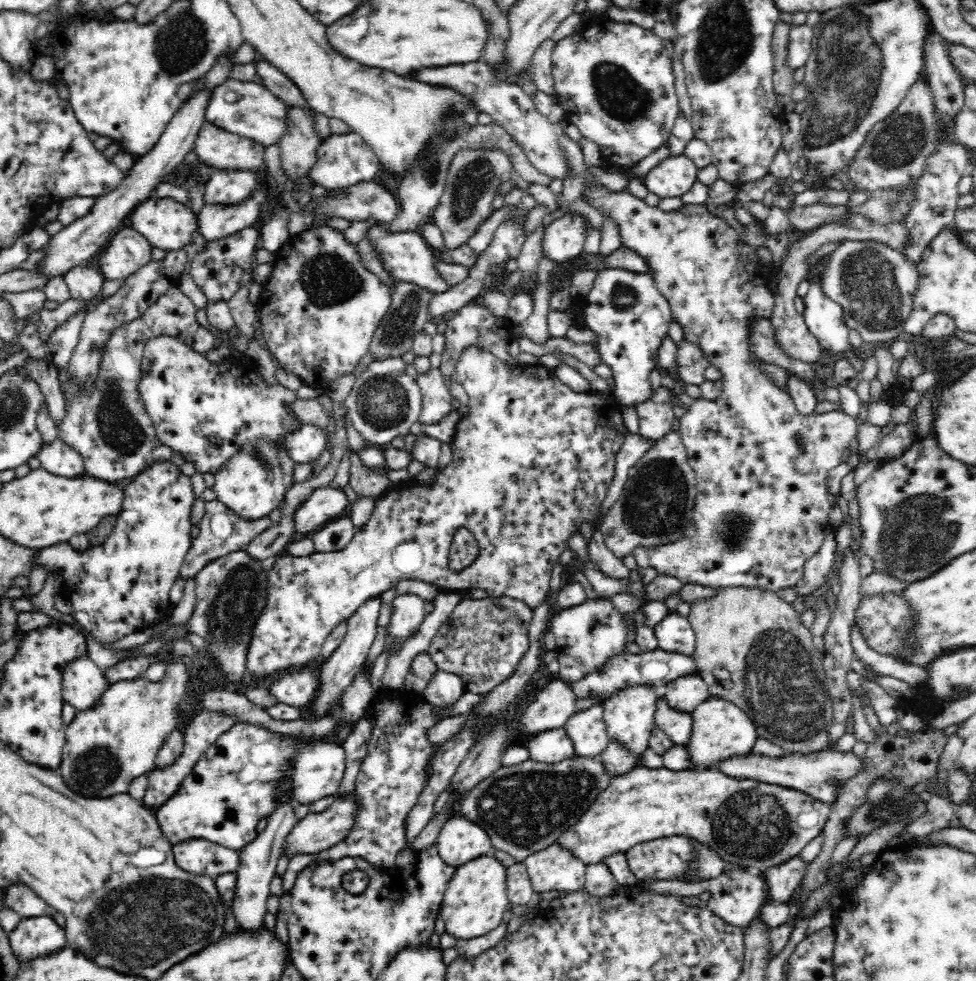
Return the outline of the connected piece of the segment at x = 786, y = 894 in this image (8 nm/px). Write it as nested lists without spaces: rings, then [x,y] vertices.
[[[792,857],[760,872],[766,881],[767,900],[787,903],[801,886],[806,867],[800,857]]]

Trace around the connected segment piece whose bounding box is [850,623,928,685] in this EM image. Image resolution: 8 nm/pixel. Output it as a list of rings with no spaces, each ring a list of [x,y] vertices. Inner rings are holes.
[[[855,623],[850,626],[850,639],[857,658],[874,672],[898,678],[910,685],[920,685],[928,680],[928,672],[924,668],[912,666],[910,662],[904,662],[904,660],[898,660],[892,655],[880,654],[871,649],[863,639],[859,626]]]

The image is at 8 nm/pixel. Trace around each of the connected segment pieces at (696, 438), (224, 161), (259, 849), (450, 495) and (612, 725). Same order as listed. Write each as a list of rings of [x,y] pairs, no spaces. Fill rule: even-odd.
[[[588,187],[586,190],[583,190],[582,197],[600,213],[609,212],[609,216],[618,221],[622,245],[637,252],[648,261],[654,282],[657,284],[658,290],[670,303],[671,315],[683,328],[683,336],[702,348],[705,356],[711,360],[713,366],[723,375],[723,391],[715,401],[696,401],[691,404],[687,411],[677,415],[680,423],[681,438],[688,454],[688,463],[695,471],[697,481],[697,496],[692,520],[690,520],[690,524],[686,526],[680,538],[670,542],[670,544],[636,546],[632,550],[632,555],[635,557],[637,565],[644,569],[652,568],[658,575],[674,576],[680,579],[682,584],[701,584],[702,586],[710,586],[715,589],[720,589],[721,587],[746,587],[776,592],[783,588],[796,586],[804,578],[804,566],[807,560],[822,546],[825,538],[833,532],[828,519],[828,514],[831,511],[831,504],[828,501],[828,476],[833,468],[841,464],[845,449],[848,448],[851,440],[857,436],[857,426],[854,417],[846,414],[843,410],[832,410],[831,412],[822,413],[820,416],[798,412],[789,393],[776,386],[776,383],[770,381],[770,378],[756,367],[755,362],[750,363],[750,356],[754,354],[748,349],[746,320],[754,318],[754,316],[770,318],[772,308],[774,308],[774,297],[769,288],[771,273],[758,259],[758,255],[756,255],[758,247],[745,243],[734,227],[728,225],[724,219],[721,219],[715,213],[706,211],[702,204],[685,204],[680,210],[664,212],[658,207],[646,205],[644,200],[630,195],[630,193],[614,193],[606,187]]]
[[[205,121],[194,142],[198,160],[214,169],[266,169],[265,148],[252,139]]]
[[[284,795],[279,807],[267,818],[265,829],[256,835],[256,838],[242,847],[240,851],[240,866],[237,868],[237,885],[235,895],[231,902],[231,911],[235,917],[238,930],[248,931],[249,934],[260,934],[266,930],[264,917],[266,916],[267,900],[270,896],[270,880],[276,874],[276,864],[282,854],[282,842],[288,836],[288,832],[299,821],[294,817],[294,805],[288,801],[288,795]]]
[[[470,347],[460,355],[455,366],[457,379],[461,382],[469,396],[468,414],[461,417],[456,426],[456,433],[450,442],[452,444],[452,461],[448,466],[440,470],[438,480],[432,486],[410,487],[408,481],[404,484],[392,484],[384,495],[376,500],[376,508],[370,516],[368,524],[363,529],[357,530],[354,538],[338,552],[321,552],[310,554],[310,556],[282,556],[272,569],[267,572],[266,600],[263,601],[262,612],[254,620],[254,628],[250,632],[250,642],[246,652],[246,666],[256,681],[266,677],[274,677],[278,673],[290,671],[291,669],[310,664],[310,662],[321,666],[324,661],[321,658],[322,645],[326,637],[336,628],[340,622],[347,620],[356,612],[358,606],[362,606],[364,600],[372,596],[380,596],[385,591],[393,588],[403,579],[418,579],[430,582],[443,588],[445,592],[452,590],[480,589],[486,591],[488,596],[512,596],[525,600],[532,608],[541,605],[549,591],[552,570],[558,562],[560,554],[569,548],[568,540],[574,534],[578,534],[584,522],[593,524],[596,516],[600,514],[601,505],[606,498],[608,487],[613,481],[616,454],[620,452],[620,446],[624,444],[626,436],[630,431],[626,429],[624,418],[622,418],[621,402],[612,394],[600,391],[574,392],[566,386],[554,373],[554,371],[541,364],[536,365],[512,365],[505,363],[491,352],[484,351],[478,347]],[[460,527],[466,527],[479,544],[479,553],[474,564],[468,566],[462,572],[453,572],[449,568],[449,550],[453,536]]]
[[[633,686],[615,692],[610,698],[602,702],[604,706],[603,719],[606,723],[606,733],[610,742],[622,745],[630,755],[634,757],[634,767],[642,766],[640,756],[644,754],[646,747],[649,747],[649,740],[654,726],[654,714],[656,698],[660,695],[661,689],[653,686]]]

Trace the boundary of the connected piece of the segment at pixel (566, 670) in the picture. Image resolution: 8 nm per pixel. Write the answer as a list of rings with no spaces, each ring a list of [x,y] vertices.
[[[587,599],[579,605],[556,609],[549,630],[556,643],[554,651],[560,664],[558,676],[566,683],[584,678],[588,672],[606,664],[610,656],[620,654],[626,648],[626,629],[622,616],[610,599]]]

